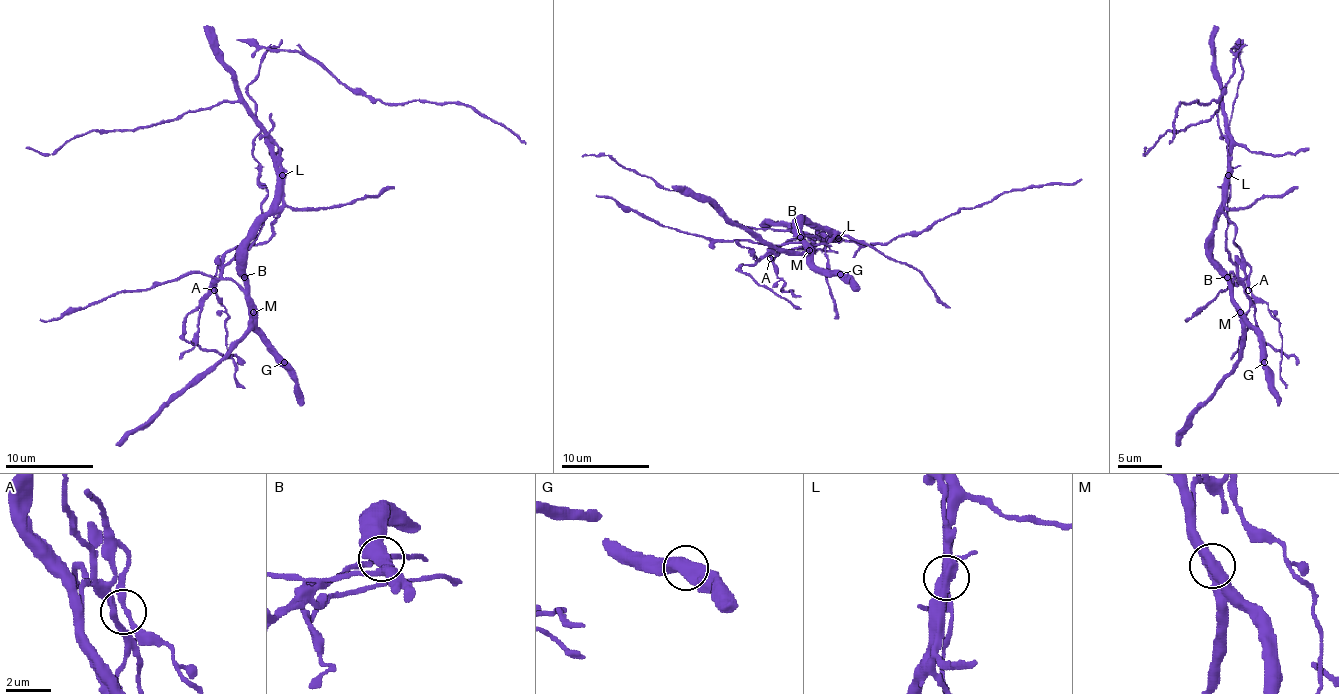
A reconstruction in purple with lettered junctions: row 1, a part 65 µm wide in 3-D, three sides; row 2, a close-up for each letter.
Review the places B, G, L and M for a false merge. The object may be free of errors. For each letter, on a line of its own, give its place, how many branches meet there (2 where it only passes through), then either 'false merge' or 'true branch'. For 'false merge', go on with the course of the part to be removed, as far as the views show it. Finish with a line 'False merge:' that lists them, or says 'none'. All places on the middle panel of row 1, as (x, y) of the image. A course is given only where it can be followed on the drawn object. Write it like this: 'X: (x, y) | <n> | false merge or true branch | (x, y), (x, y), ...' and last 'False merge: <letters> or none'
B: (800, 237) | 2 | true branch
G: (840, 274) | 2 | true branch
L: (838, 238) | 2 | false merge | (838, 239), (781, 252), (800, 237), (822, 241), (809, 239), (816, 252), (919, 234), (973, 206), (1081, 180)
M: (809, 250) | 2 | true branch
False merge: L

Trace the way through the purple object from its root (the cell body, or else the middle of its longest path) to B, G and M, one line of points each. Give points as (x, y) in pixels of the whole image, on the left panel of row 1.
B: (264, 134), (277, 176), (275, 209), (242, 248), (244, 277)
G: (264, 134), (277, 176), (275, 209), (242, 248), (242, 277), (246, 285), (249, 320), (284, 362)
M: (264, 134), (277, 176), (277, 191), (275, 209), (242, 248), (246, 305), (253, 312)

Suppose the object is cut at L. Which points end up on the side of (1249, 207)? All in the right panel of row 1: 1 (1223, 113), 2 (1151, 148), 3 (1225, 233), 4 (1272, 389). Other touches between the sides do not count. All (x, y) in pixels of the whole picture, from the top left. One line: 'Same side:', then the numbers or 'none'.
Same side: 1, 2, 4

